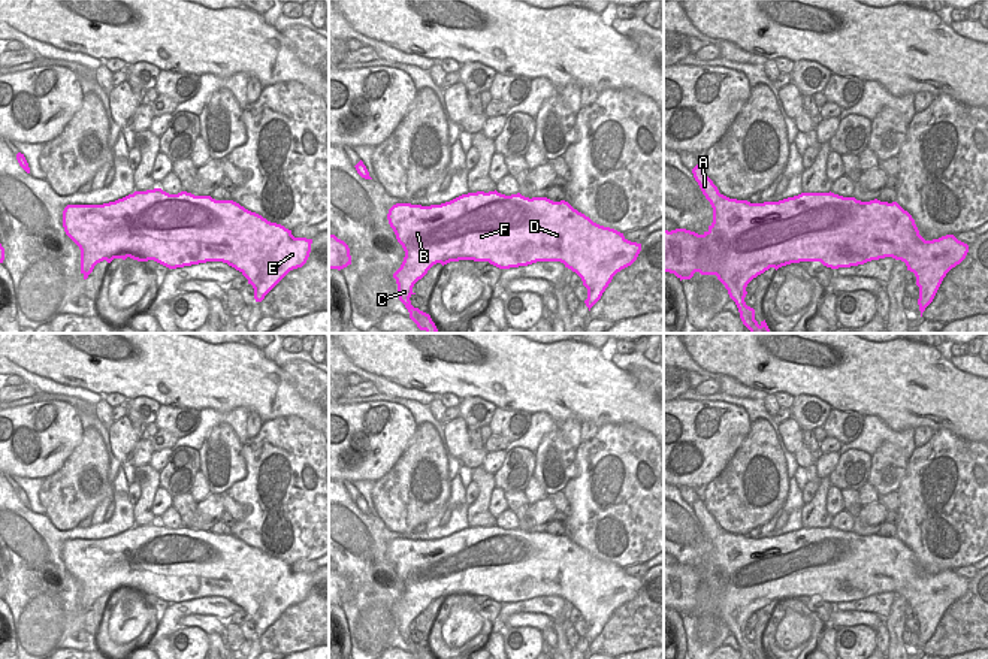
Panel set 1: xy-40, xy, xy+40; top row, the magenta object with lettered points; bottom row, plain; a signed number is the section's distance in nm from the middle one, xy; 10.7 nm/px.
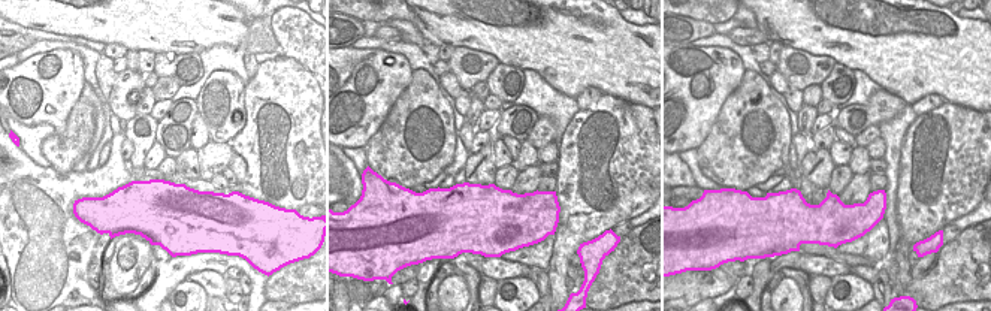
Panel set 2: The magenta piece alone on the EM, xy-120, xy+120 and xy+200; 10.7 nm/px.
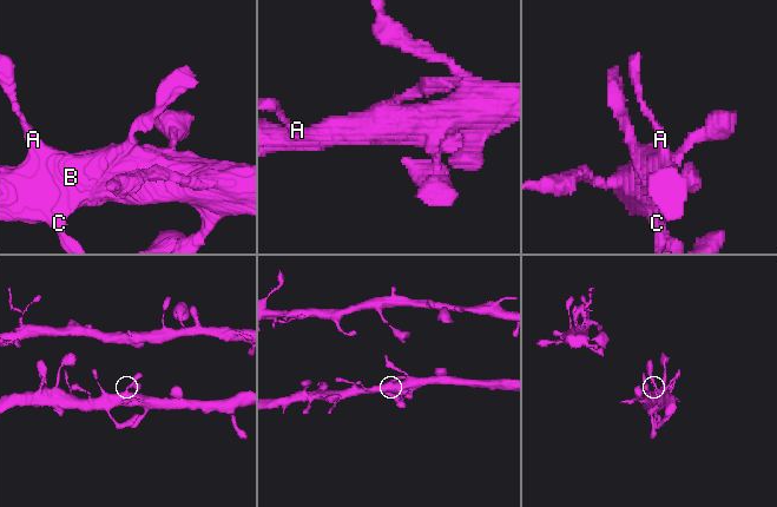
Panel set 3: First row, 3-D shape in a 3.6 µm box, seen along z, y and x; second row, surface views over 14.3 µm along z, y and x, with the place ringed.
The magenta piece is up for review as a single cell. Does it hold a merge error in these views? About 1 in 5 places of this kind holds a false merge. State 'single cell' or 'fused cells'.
single cell

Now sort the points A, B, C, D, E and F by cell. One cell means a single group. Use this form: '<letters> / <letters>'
A B C D E F

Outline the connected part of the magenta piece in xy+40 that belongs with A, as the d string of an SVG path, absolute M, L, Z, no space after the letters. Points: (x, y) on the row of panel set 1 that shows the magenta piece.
M697 164L692 173L713 208L713 223L703 235L686 229L664 230L664 272L674 273L680 281L691 279L695 272L716 275L735 302L749 333L771 333L765 320L758 323L755 309L744 302L747 284L770 267L777 270L791 263L821 262L827 267L839 269L892 257L904 262L907 270L915 273L922 317L946 273L969 253L969 245L954 235L925 241L912 215L897 202L888 203L877 199L861 202L830 191L801 193L779 202L750 203L720 194L701 164Z

